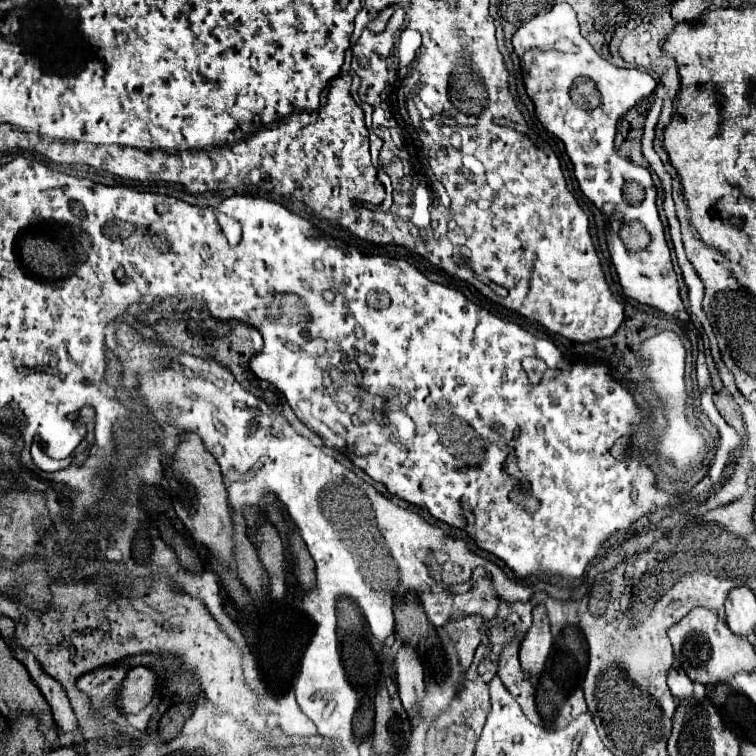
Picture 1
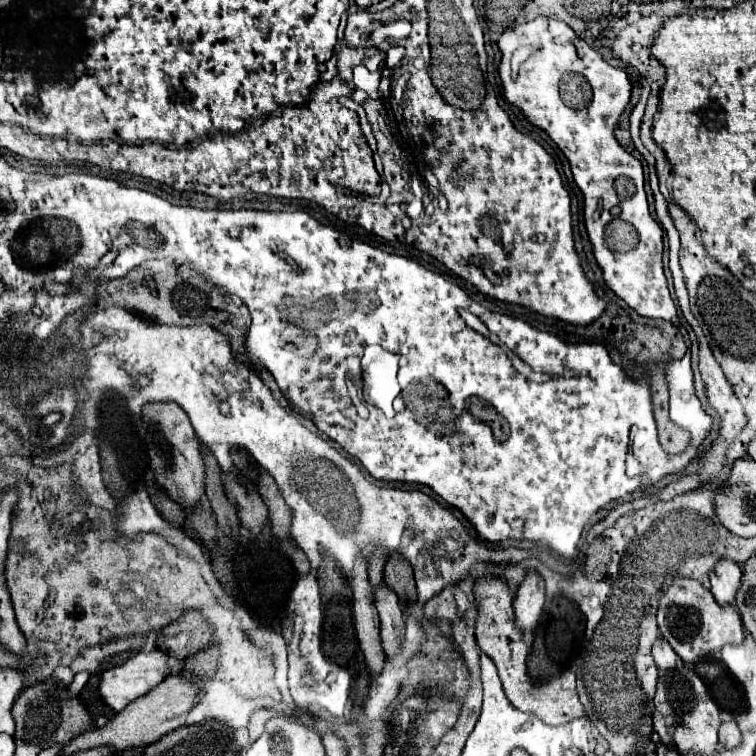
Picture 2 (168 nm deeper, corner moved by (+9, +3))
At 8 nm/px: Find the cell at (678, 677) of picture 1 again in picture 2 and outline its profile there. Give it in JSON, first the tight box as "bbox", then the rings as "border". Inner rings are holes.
{"bbox":[652,640,678,672],"border":[[[656,640],[654,648],[652,648],[652,656],[654,656],[654,662],[658,666],[658,670],[666,672],[666,670],[672,670],[676,666],[676,660],[678,656],[674,654],[674,650],[670,650],[670,644],[666,640]]]}

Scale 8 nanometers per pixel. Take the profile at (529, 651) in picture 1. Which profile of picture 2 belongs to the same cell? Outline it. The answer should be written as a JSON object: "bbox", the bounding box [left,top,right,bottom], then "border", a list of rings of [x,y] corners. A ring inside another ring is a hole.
{"bbox":[514,572,544,632],"border":[[[528,572],[516,590],[514,610],[520,632],[534,632],[544,608],[544,580],[536,572]]]}

